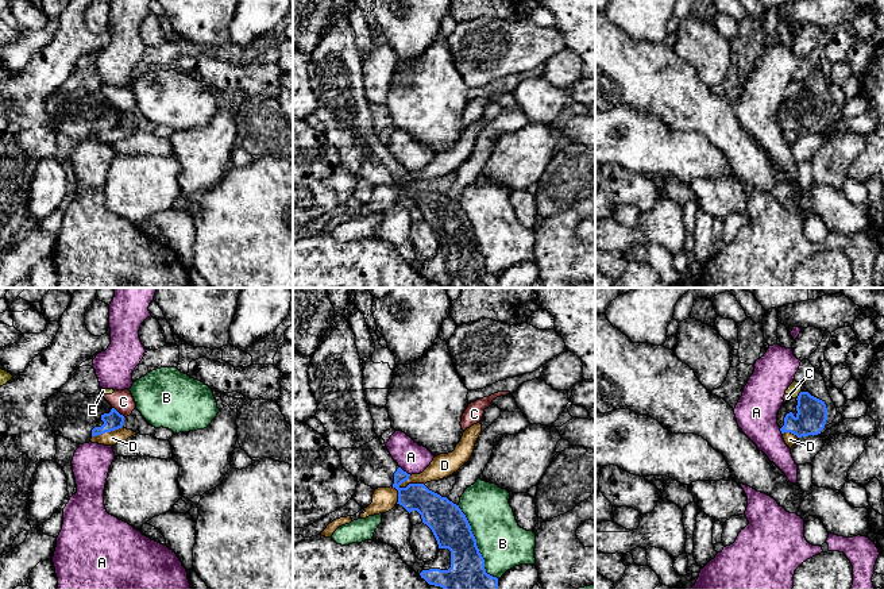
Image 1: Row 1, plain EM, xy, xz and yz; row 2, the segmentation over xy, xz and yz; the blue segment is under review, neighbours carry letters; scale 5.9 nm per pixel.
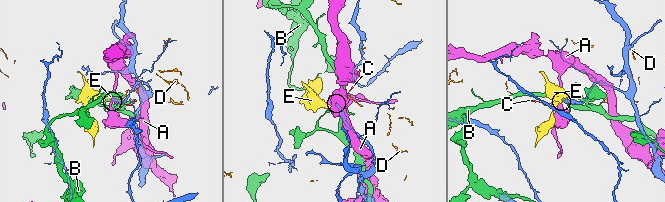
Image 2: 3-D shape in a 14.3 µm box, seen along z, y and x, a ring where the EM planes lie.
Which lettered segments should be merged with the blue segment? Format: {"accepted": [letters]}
{"accepted": []}

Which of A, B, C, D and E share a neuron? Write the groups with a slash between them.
A / B / C E / D

